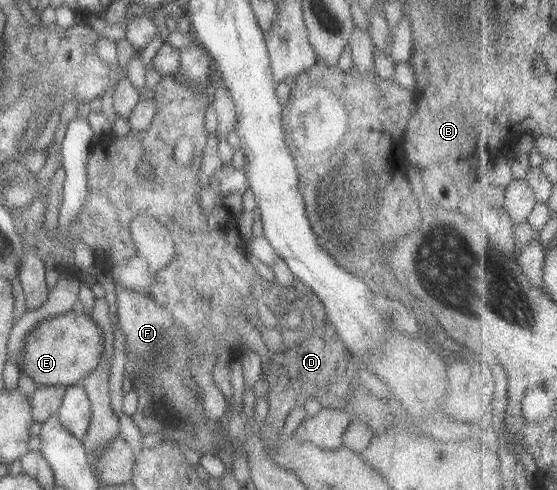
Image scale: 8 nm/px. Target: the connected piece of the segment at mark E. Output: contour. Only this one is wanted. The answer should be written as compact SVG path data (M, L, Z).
M78 309L69 310L31 327L23 340L24 373L39 386L67 388L80 384L100 364L103 349L101 329Z

